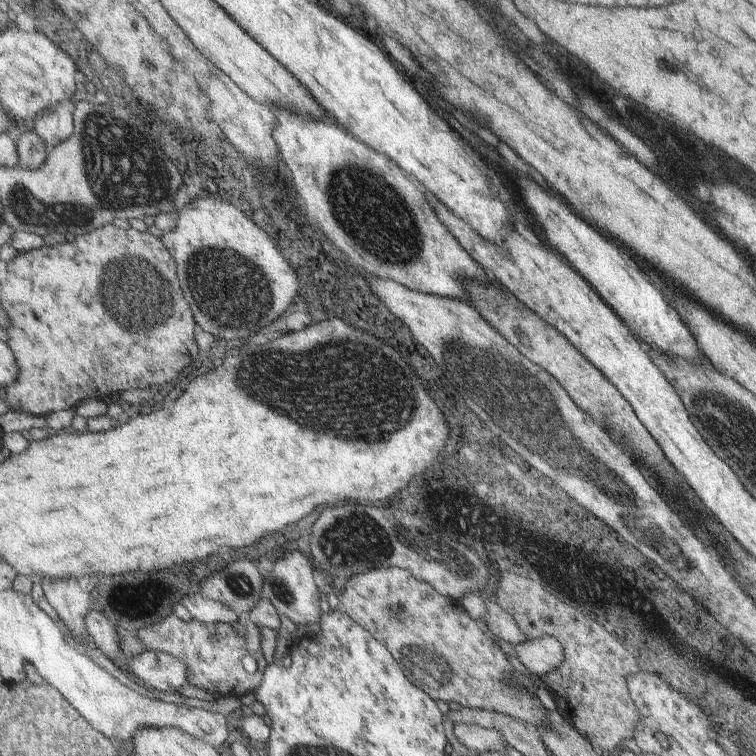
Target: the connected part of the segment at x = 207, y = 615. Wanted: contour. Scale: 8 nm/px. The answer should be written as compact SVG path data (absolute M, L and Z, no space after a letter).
M196 592L184 598L184 604L190 609L194 619L208 624L233 623L240 621L240 616L220 601L213 600L203 592Z

